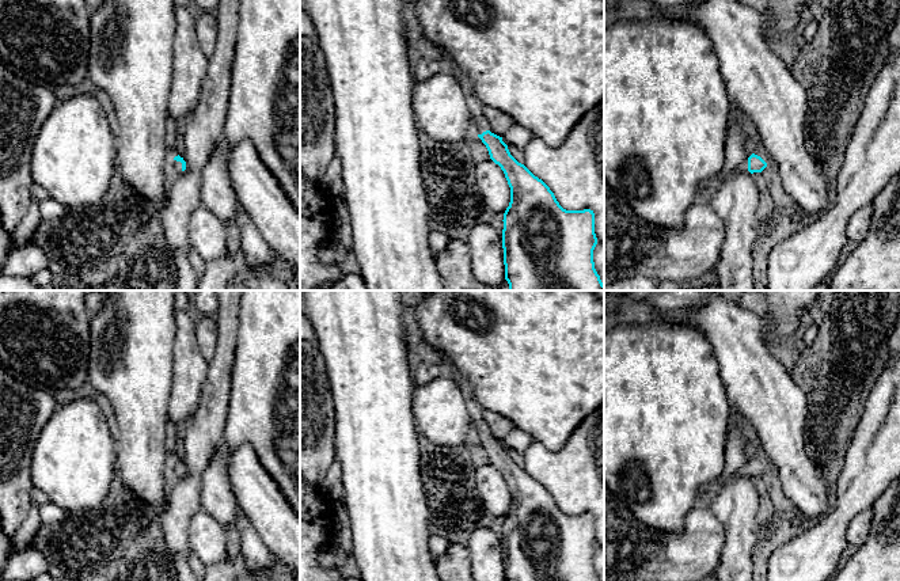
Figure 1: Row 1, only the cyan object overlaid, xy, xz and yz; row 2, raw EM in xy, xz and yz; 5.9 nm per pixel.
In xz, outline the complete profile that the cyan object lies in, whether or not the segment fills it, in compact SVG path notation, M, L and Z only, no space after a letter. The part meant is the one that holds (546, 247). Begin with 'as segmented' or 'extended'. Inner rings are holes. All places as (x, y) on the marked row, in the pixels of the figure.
extended; M437 49L441 52L441 62L464 90L475 134L486 145L490 159L501 167L510 187L510 202L502 220L505 280L509 290L604 290L593 262L597 244L593 210L563 209L550 187L510 155L502 137L489 130L483 103L475 95L471 80L451 61L444 49Z

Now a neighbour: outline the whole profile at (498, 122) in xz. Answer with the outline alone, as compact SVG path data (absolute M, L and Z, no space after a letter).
M483 106L483 114L489 130L500 137L502 137L508 132L508 129L514 124L510 115L490 106Z

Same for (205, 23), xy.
M201 12L195 18L195 34L202 52L206 57L210 57L217 42L217 20L214 12Z

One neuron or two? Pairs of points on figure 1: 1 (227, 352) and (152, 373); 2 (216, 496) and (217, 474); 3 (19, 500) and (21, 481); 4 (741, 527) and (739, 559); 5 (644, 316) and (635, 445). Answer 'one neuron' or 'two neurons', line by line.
1: two neurons
2: one neuron
3: one neuron
4: one neuron
5: two neurons

